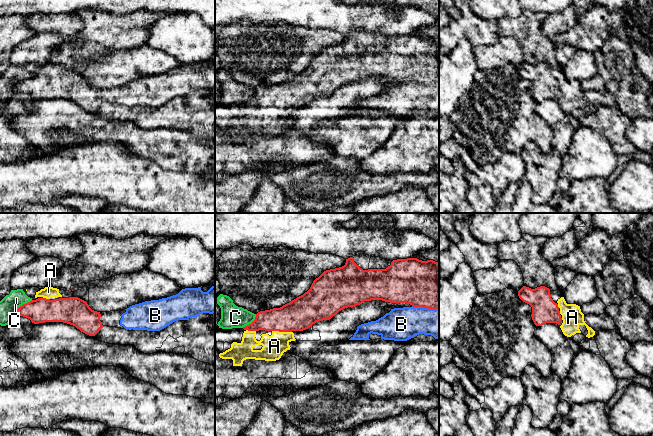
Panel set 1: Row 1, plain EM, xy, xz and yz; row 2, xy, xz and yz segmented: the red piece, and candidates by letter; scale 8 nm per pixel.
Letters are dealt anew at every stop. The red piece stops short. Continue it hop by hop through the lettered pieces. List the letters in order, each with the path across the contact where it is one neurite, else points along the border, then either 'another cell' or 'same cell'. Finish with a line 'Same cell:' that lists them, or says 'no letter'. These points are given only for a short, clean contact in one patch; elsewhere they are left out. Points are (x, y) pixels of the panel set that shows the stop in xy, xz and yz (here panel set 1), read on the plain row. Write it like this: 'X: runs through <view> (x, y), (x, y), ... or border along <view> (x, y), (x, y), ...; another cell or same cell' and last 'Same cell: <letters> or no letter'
A: same cell
B: same cell
C: border along xy (32, 76), (23, 79), (15, 90); another cell
Same cell: A, B

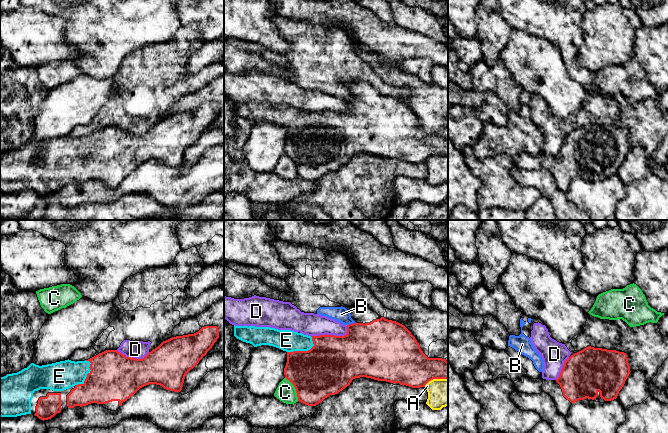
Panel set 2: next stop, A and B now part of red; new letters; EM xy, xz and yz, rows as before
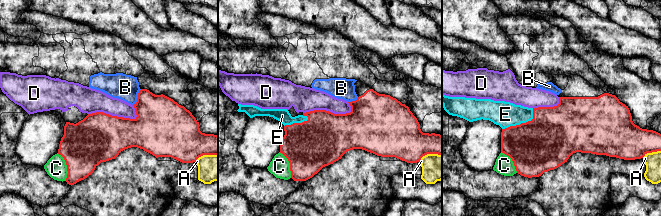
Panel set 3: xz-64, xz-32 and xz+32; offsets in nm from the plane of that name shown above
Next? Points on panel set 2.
A: another cell
B: border along xz (355, 98), (347, 101); another cell
C: another cell
D: another cell
E: same cell
Same cell: E

